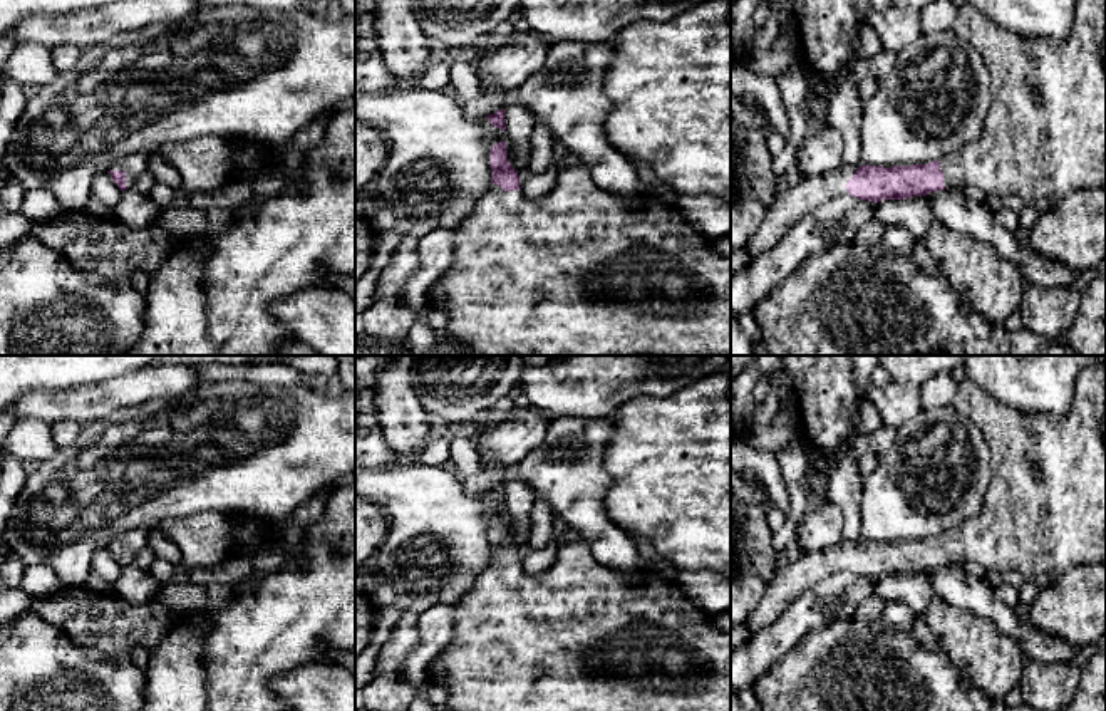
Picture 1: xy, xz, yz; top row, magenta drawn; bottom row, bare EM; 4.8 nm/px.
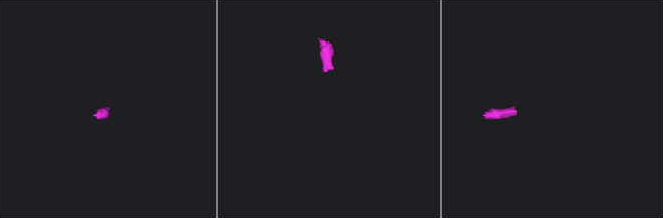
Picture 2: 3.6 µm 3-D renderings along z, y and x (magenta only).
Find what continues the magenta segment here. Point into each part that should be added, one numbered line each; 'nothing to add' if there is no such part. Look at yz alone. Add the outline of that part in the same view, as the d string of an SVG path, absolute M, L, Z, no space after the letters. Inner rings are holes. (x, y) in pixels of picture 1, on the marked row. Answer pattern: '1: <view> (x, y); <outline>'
1: yz (1044, 136); M1079 0L1072 30L1064 40L1021 37L1002 29L969 3L959 7L954 32L964 42L974 45L980 52L990 75L992 104L989 107L982 134L957 153L943 156L940 159L945 189L952 189L955 184L970 184L982 189L985 195L995 195L1000 198L1017 195L1022 198L1026 206L1036 210L1041 215L1059 205L1067 195L1076 189L1106 186L1106 0Z
2: yz (791, 203); M843 164L833 173L806 178L794 186L783 186L766 206L766 215L751 241L744 248L731 250L731 277L773 248L799 218L821 203L836 196L850 196L845 184L855 171Z

